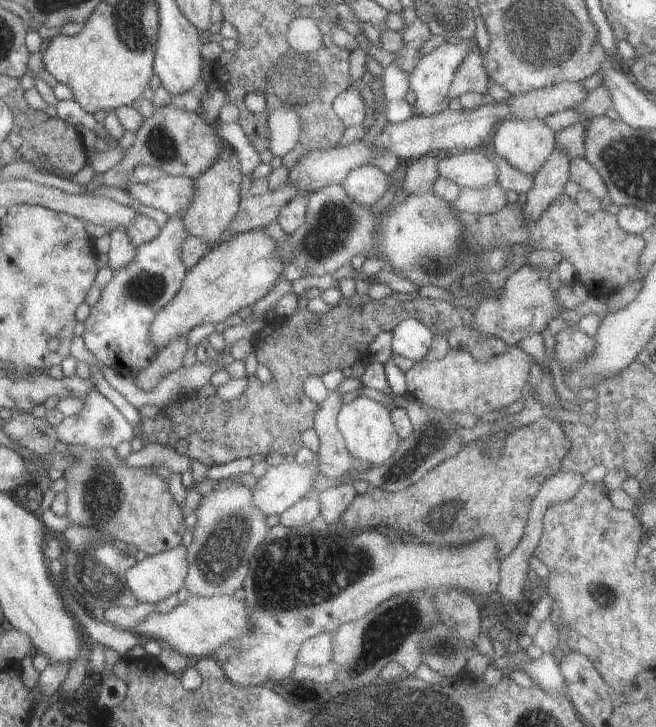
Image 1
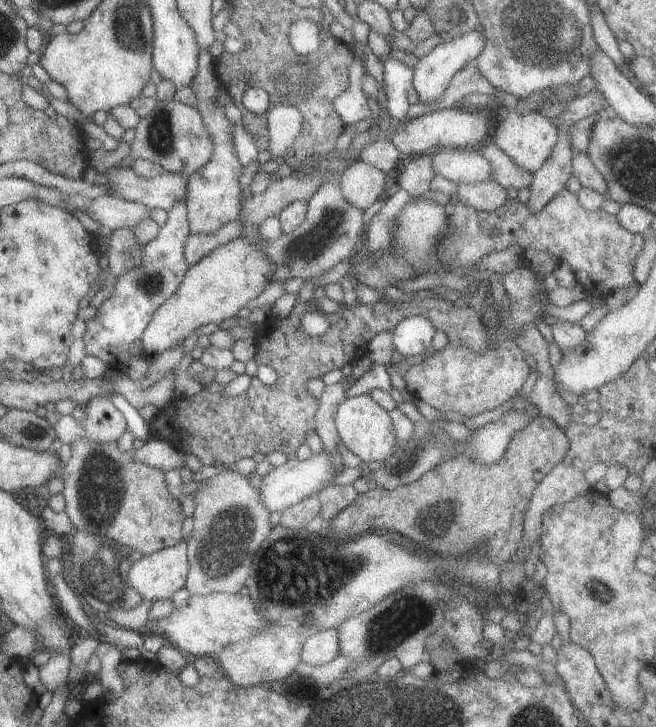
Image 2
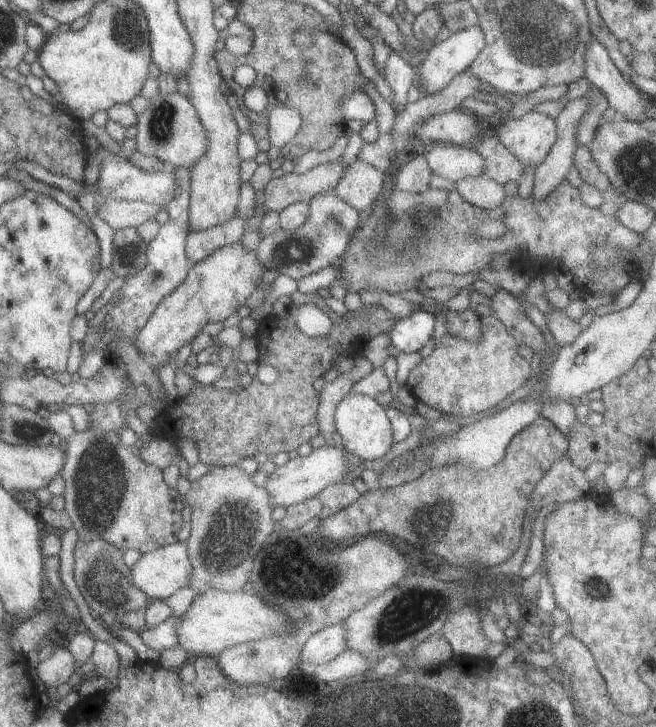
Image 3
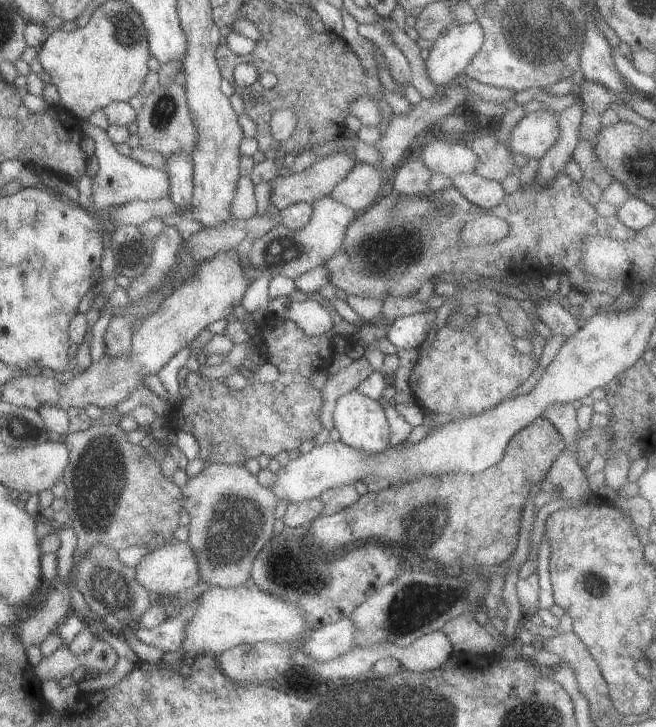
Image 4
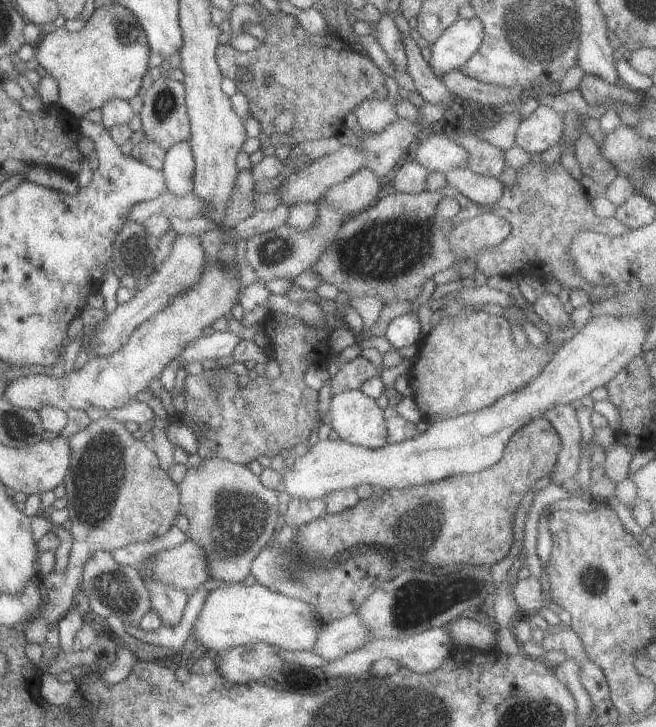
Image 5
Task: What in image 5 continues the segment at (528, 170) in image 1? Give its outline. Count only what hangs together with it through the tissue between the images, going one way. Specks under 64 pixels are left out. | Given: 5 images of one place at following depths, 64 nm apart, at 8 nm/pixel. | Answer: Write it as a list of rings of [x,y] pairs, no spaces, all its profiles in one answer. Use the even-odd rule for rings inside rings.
[[[539,104],[527,118],[518,122],[513,145],[530,154],[541,154],[551,146],[558,144],[563,137],[564,114],[555,112],[547,104]]]

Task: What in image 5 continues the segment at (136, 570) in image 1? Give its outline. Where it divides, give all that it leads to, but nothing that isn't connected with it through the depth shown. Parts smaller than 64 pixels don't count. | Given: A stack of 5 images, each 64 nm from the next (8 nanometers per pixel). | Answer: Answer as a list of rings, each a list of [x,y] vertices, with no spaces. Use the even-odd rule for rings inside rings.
[[[187,538],[181,545],[151,556],[154,558],[152,575],[158,582],[193,592],[210,578],[208,553]]]

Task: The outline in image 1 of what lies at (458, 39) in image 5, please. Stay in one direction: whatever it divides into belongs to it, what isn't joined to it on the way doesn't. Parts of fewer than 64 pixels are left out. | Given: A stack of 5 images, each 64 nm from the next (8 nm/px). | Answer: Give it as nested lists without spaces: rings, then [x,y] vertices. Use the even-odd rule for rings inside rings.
[[[472,36],[465,40],[456,40],[452,44],[445,42],[431,50],[431,52],[421,55],[407,78],[407,86],[415,96],[413,105],[411,105],[412,109],[415,110],[413,115],[431,116],[447,109],[449,85],[457,66],[461,64],[461,60],[465,58],[465,54],[469,50],[469,42],[474,42]]]

